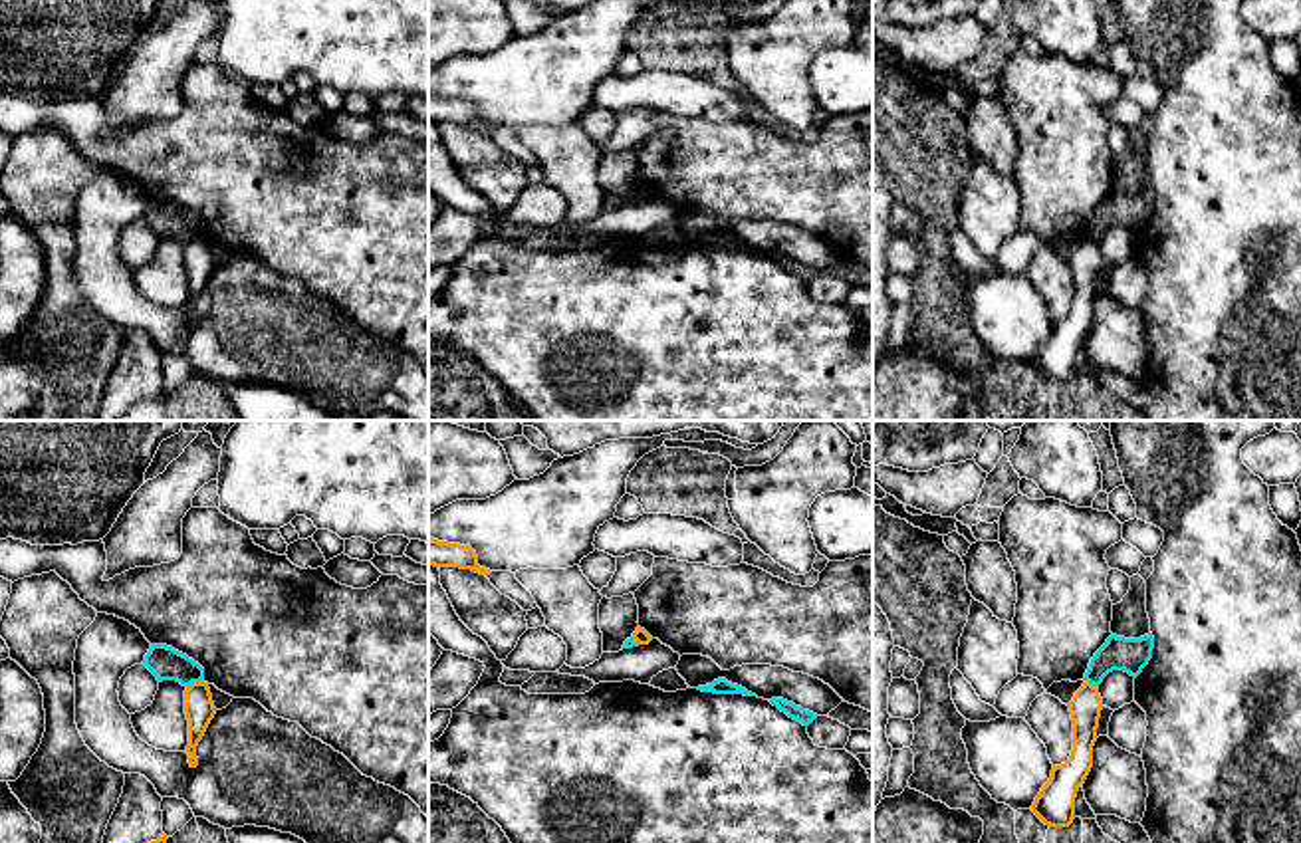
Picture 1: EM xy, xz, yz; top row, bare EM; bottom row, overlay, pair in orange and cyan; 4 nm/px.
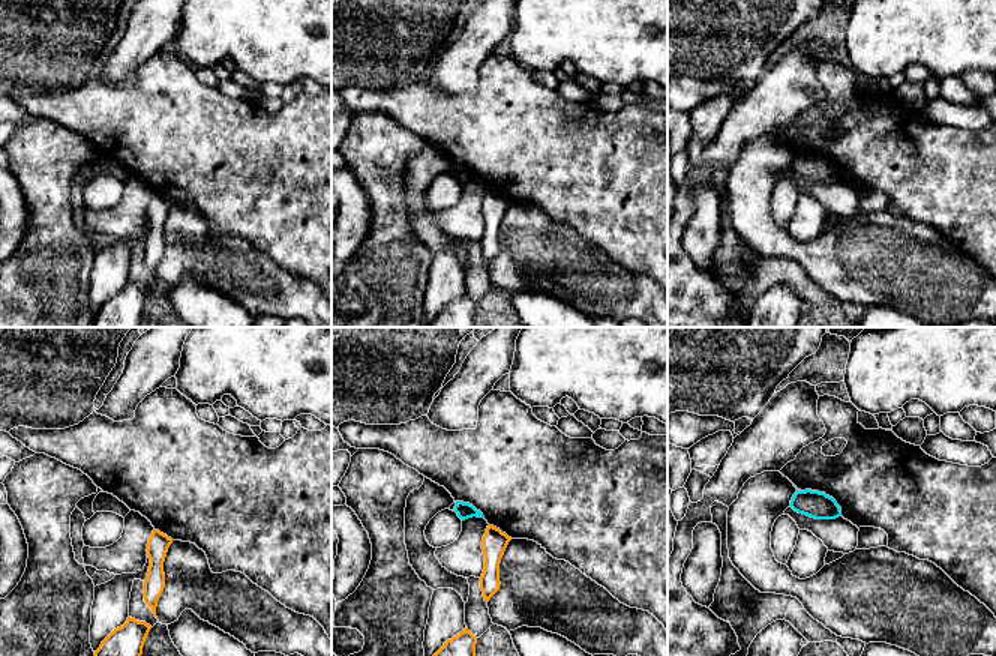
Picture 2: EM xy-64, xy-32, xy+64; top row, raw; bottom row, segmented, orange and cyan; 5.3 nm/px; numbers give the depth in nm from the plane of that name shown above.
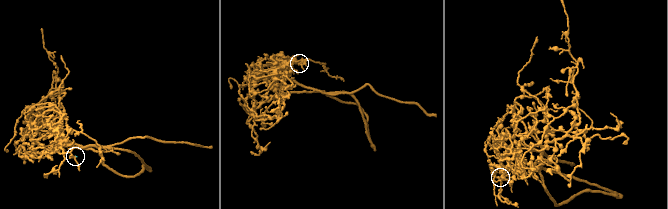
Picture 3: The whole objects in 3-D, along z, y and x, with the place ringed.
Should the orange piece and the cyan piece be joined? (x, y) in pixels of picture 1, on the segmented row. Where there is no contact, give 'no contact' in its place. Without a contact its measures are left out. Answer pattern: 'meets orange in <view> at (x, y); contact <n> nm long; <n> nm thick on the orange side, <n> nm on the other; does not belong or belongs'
meets orange in xy at (195, 683); contact 80 nm long; 120 nm thick on the orange side, 140 nm on the other; does not belong

